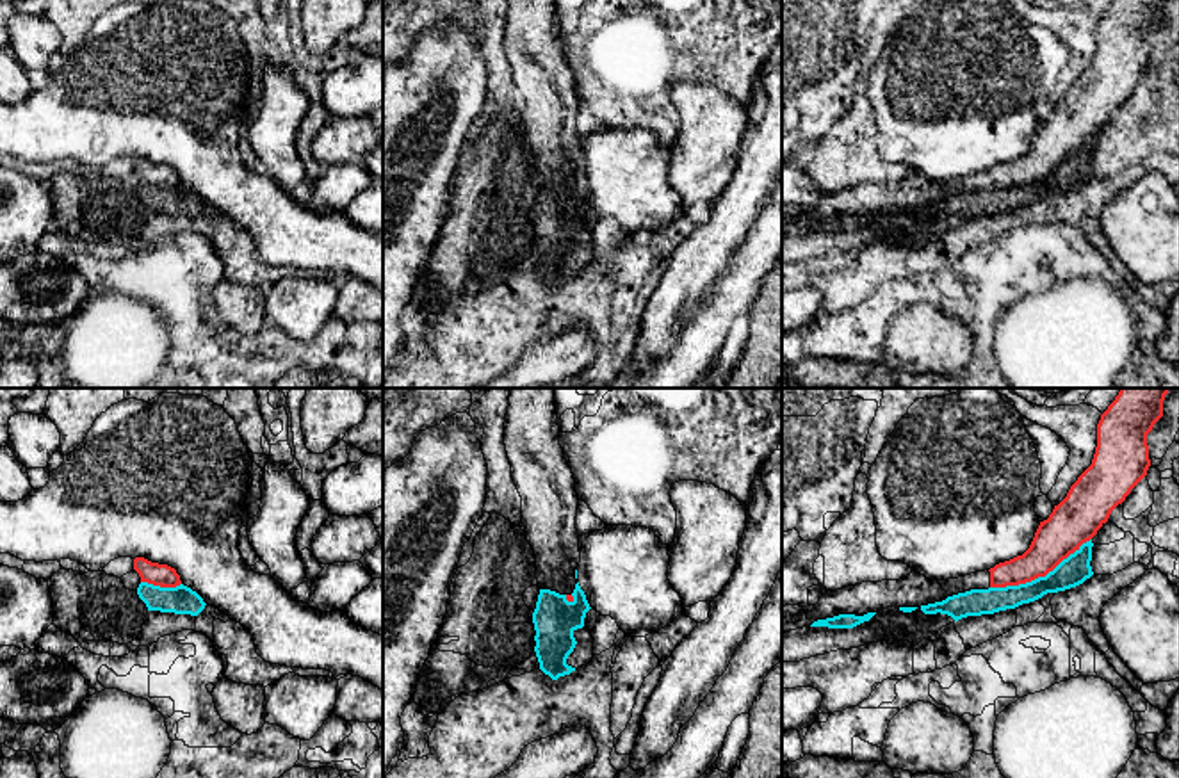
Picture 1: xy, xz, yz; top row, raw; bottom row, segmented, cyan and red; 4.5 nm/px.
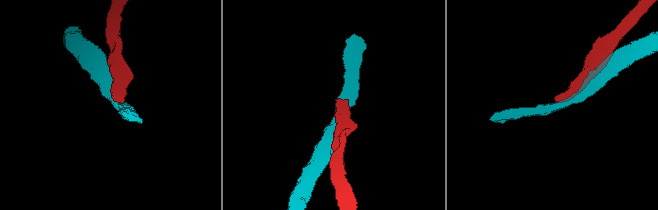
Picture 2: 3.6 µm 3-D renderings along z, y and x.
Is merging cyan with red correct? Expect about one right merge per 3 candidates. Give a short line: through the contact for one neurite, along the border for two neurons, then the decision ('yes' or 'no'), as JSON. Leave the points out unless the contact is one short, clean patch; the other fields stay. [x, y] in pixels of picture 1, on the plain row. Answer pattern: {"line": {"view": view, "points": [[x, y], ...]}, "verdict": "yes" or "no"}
{"verdict": "no"}

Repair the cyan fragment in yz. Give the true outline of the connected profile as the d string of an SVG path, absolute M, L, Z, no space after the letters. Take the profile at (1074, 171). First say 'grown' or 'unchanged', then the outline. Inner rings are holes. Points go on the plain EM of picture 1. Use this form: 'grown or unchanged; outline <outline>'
unchanged; outline M1092 141L1083 144L1045 178L1038 178L1019 187L971 190L947 198L942 203L921 207L921 212L924 215L947 215L958 223L967 217L994 215L999 212L1015 210L1022 205L1035 203L1047 194L1076 189L1094 176L1090 167L1092 148Z

